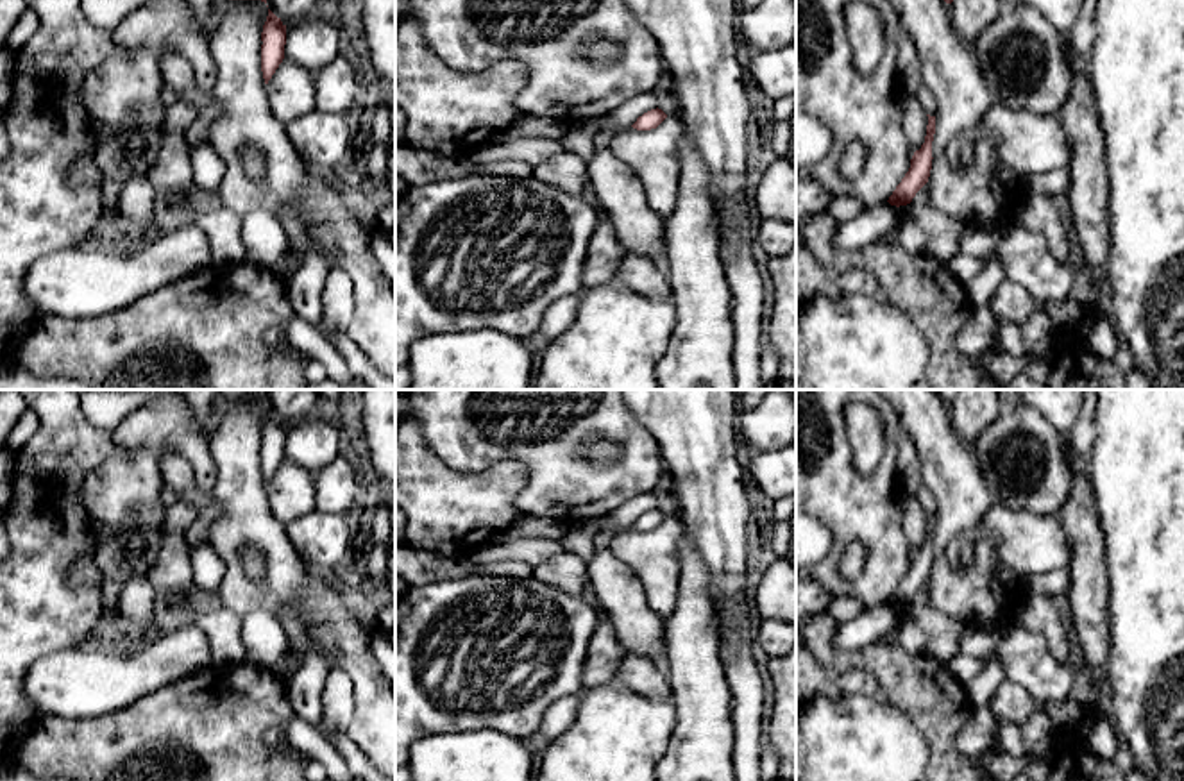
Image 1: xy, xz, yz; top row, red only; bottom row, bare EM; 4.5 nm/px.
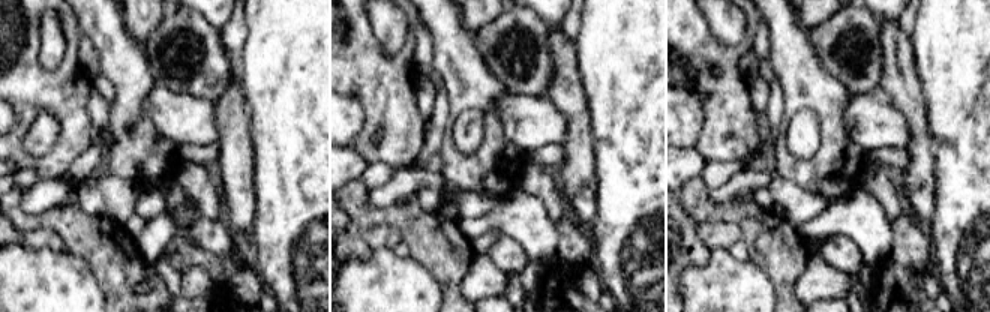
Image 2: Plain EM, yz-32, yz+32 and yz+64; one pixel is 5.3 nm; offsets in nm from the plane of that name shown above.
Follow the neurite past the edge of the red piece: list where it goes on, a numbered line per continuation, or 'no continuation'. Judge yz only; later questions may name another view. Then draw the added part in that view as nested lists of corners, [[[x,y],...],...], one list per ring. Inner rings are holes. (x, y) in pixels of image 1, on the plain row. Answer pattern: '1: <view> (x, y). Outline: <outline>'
no continuation

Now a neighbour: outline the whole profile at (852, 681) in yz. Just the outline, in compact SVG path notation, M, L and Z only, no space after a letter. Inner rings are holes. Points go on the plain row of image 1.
M864 668L846 670L835 676L835 683L842 697L850 697L853 693L875 697L880 688L875 674Z

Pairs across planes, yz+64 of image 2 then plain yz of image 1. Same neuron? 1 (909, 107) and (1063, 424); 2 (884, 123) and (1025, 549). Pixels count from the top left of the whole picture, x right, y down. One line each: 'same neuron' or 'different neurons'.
1: different neurons
2: same neuron

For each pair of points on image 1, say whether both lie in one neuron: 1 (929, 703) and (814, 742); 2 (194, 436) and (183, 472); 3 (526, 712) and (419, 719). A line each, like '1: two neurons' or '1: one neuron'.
1: two neurons
2: two neurons
3: one neuron

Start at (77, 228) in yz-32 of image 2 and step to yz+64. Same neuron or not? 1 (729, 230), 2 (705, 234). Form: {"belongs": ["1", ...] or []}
{"belongs": []}

